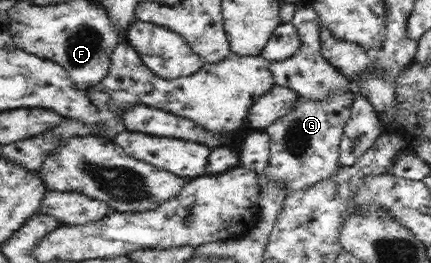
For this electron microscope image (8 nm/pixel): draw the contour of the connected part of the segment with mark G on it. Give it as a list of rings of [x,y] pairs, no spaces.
[[[339,87],[322,99],[299,97],[289,111],[260,131],[269,136],[270,166],[268,174],[288,186],[287,192],[307,188],[325,180],[339,168],[338,151],[342,130],[352,114],[357,90]]]

